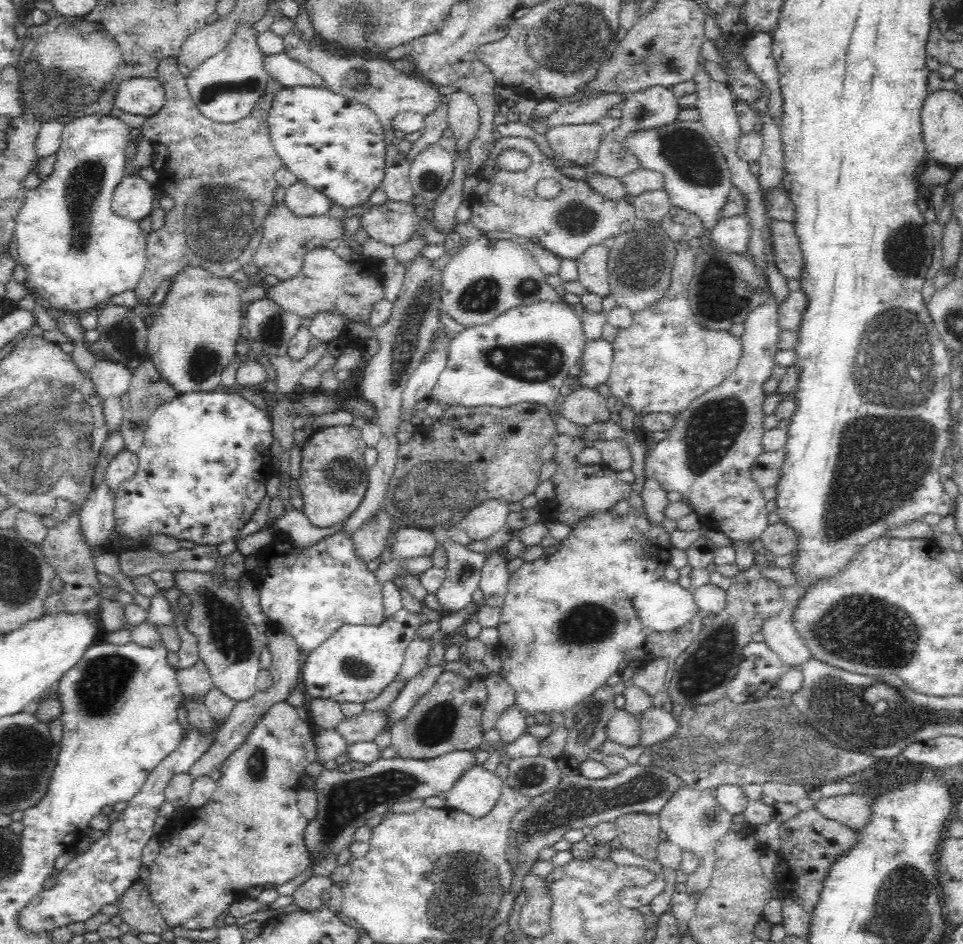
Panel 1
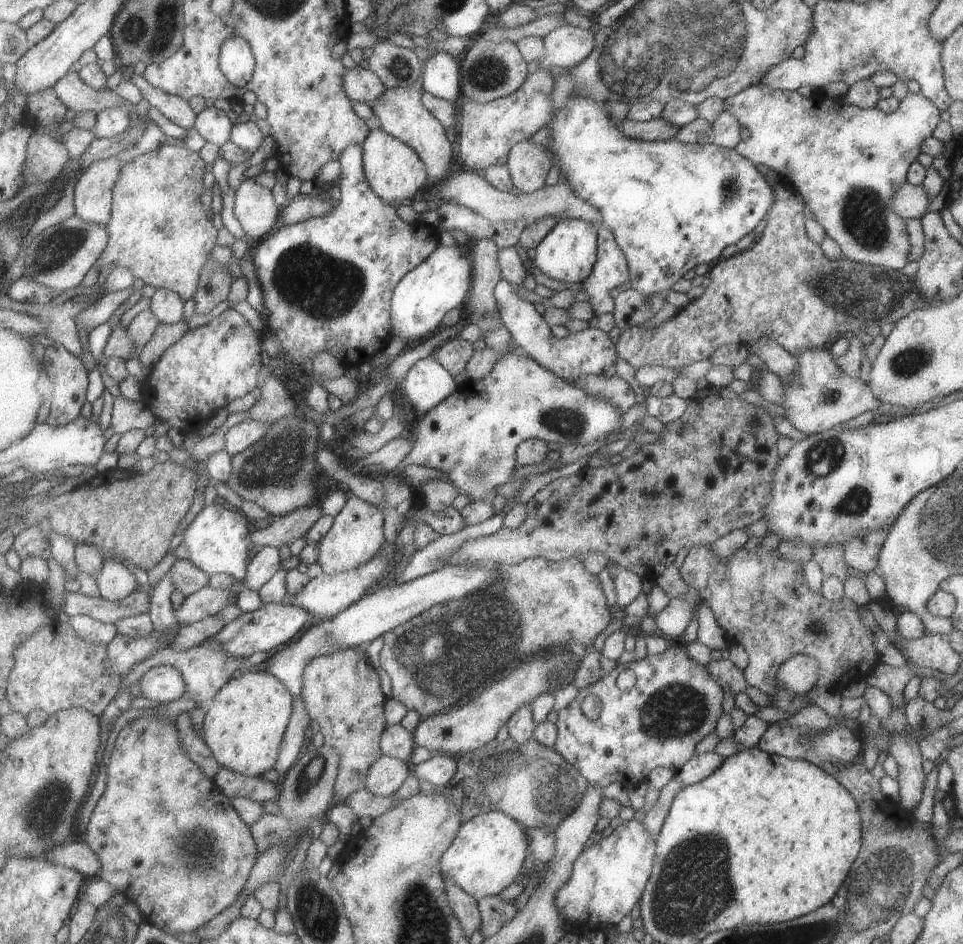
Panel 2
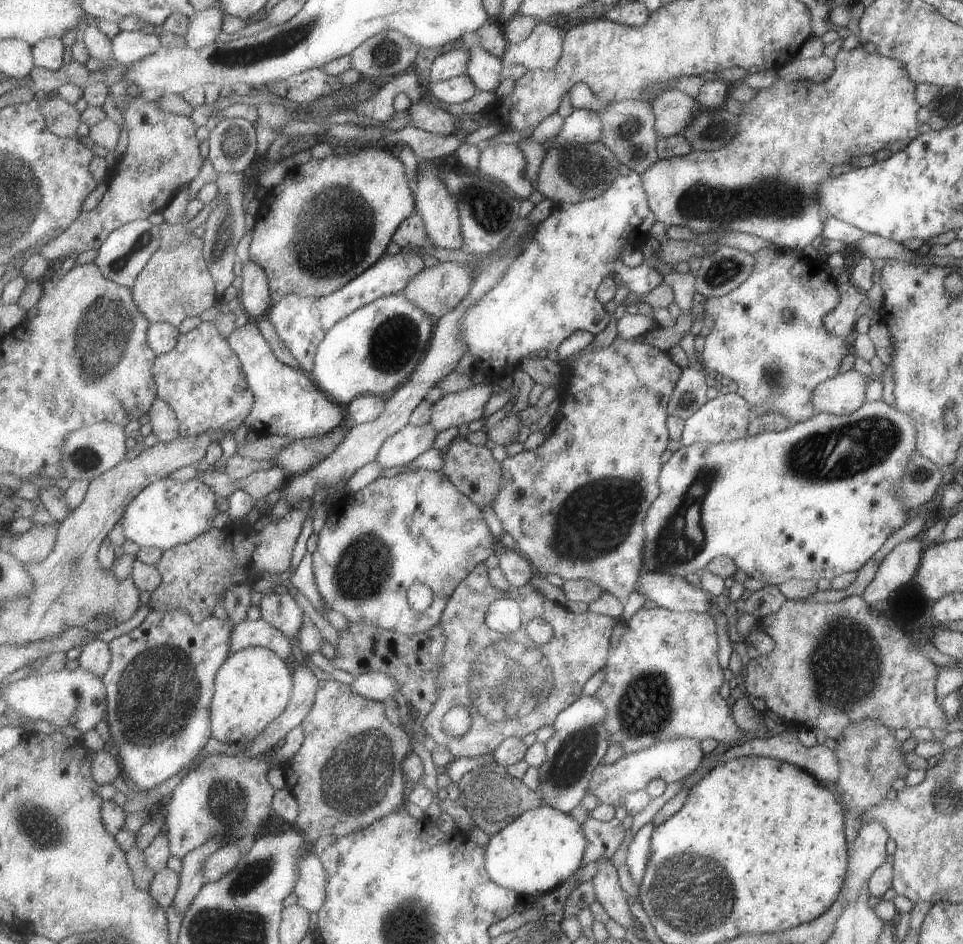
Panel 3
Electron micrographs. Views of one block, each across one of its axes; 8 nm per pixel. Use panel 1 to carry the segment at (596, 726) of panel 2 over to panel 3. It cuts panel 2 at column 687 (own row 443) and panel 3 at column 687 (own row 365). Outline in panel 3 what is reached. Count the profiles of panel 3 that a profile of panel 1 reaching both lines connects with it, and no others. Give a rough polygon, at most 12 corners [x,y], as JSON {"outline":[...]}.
{"outline":[[670,738],[614,763],[589,782],[598,805],[628,807],[654,779],[667,784],[694,772],[701,741]]}

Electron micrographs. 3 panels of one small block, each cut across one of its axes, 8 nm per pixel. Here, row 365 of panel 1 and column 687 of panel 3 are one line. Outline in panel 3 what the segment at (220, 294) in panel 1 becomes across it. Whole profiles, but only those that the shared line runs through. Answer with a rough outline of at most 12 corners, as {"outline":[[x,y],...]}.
{"outline":[[902,62],[743,102],[724,148],[659,158],[649,207],[800,250],[834,166],[920,136]]}

